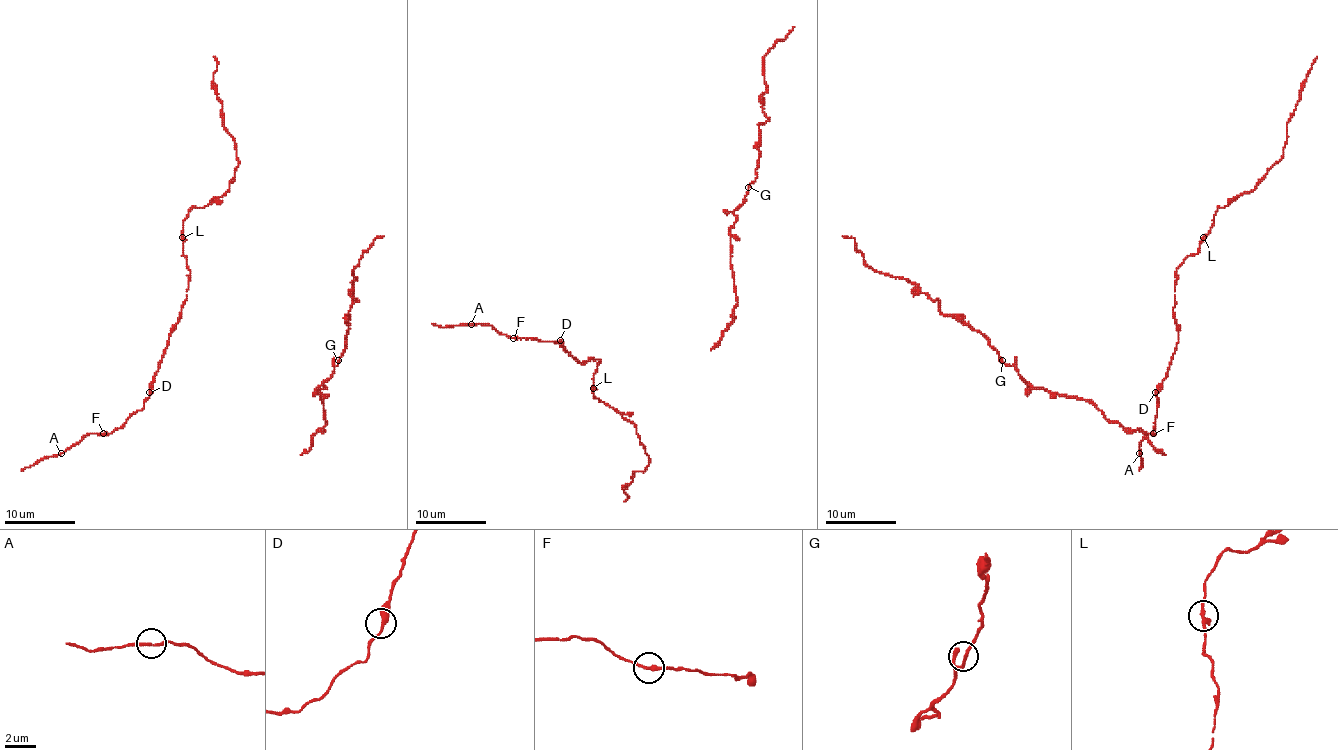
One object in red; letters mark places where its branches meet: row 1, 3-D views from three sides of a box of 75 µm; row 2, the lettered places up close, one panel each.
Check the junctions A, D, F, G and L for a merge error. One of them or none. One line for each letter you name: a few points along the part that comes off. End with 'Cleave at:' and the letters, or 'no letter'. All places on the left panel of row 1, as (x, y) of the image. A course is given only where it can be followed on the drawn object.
Cleave at: no letter

